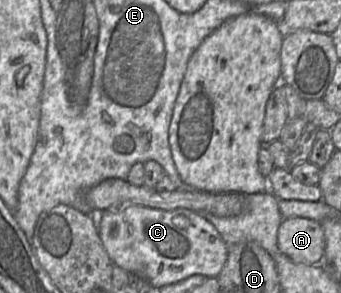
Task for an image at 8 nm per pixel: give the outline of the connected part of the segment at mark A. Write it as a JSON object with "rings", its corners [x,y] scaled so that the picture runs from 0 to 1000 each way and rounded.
{"rings":[[[880,741],[830,747],[812,833],[818,853],[865,898],[930,904],[953,881],[950,785],[924,751]]]}

